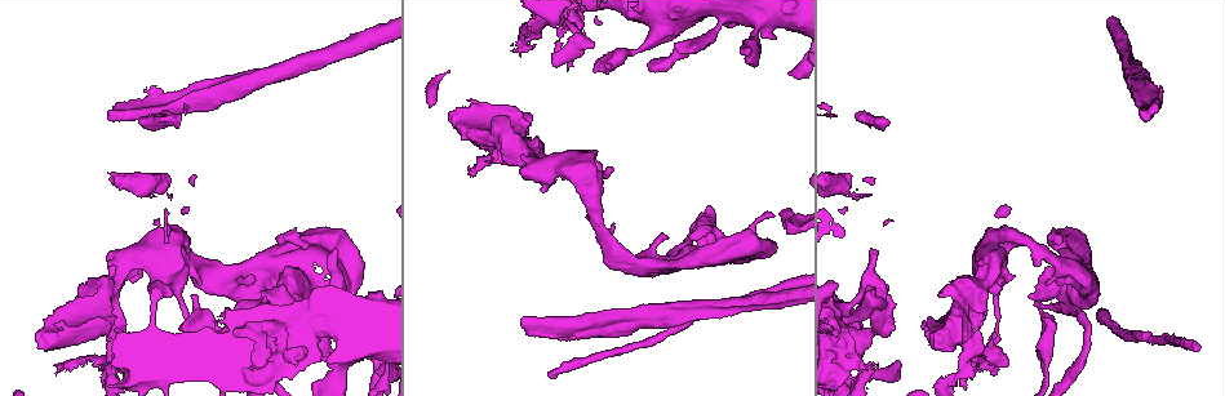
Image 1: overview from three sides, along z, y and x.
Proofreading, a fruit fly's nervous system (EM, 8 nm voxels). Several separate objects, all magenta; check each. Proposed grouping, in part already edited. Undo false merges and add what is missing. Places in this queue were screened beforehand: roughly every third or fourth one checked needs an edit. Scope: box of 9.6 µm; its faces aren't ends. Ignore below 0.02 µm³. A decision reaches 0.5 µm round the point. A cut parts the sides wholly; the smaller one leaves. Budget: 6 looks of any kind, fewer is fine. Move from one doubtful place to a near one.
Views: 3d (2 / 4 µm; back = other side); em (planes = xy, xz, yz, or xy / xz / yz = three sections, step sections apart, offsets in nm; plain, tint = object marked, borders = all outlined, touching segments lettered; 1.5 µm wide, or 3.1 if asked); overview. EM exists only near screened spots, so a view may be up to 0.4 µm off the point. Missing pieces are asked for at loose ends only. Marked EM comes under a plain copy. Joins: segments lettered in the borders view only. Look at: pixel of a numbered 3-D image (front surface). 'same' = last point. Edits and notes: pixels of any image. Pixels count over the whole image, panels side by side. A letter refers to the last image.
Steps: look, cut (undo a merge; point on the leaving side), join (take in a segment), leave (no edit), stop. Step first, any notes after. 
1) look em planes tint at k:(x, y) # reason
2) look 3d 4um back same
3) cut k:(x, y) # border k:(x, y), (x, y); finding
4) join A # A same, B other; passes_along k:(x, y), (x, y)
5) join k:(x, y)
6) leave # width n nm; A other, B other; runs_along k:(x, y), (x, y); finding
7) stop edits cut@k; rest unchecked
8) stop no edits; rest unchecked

look em planes tint at 1:(1196, 345) # an open end

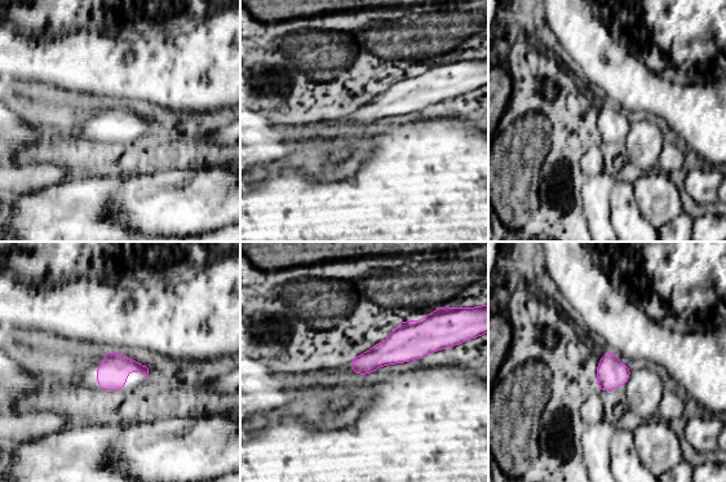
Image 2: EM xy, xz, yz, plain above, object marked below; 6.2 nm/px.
look em planes borders same

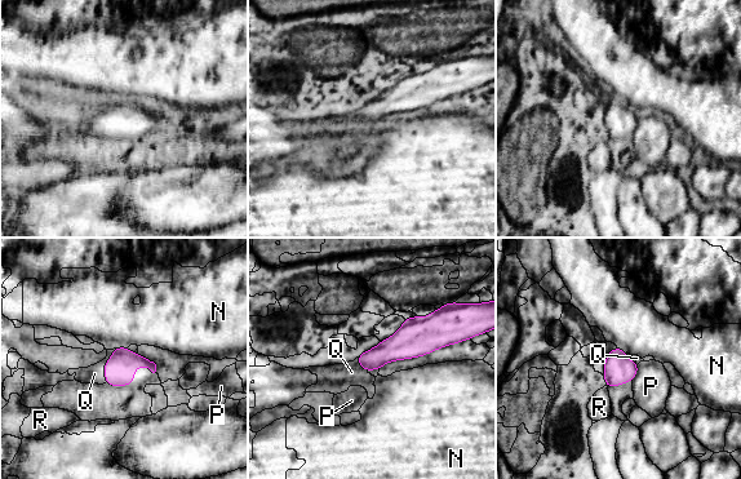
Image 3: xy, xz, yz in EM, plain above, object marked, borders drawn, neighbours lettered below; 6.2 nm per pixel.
join Q # N other, P other, Q same, R other; passes_along 3:(119, 369), (103, 366), (94, 373); it goes on there

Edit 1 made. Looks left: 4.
look em planes borders at 1:(629, 256) # an open end

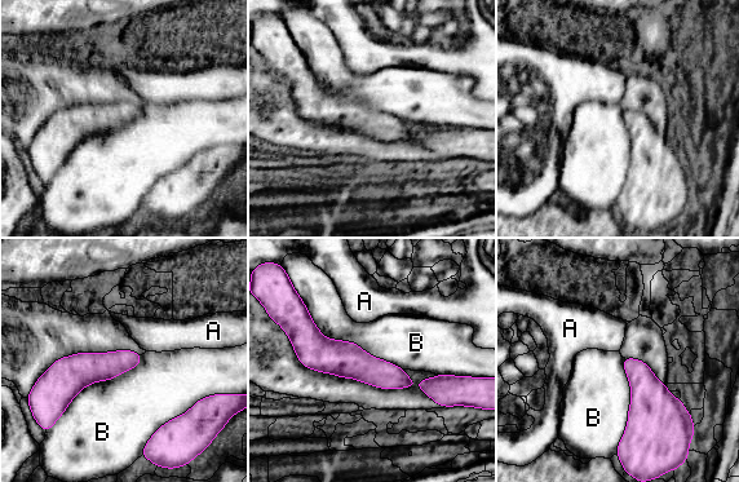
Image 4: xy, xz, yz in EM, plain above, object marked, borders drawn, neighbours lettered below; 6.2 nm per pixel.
leave # A other, B other; runs_along 4:(297, 343), (407, 383), (447, 381); no lettered segment goes on from it

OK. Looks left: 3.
look em xy step 4 tint at 1:(858, 353) # thick end

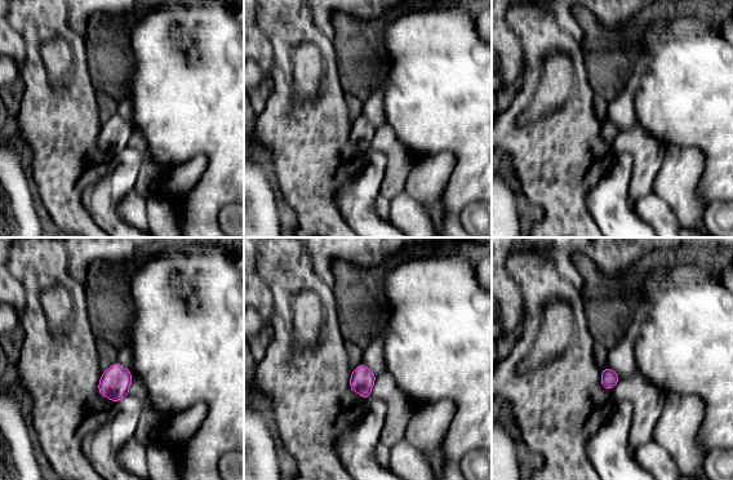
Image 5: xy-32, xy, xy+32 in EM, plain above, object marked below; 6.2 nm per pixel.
look em xy step 4 borders same # what lies round it

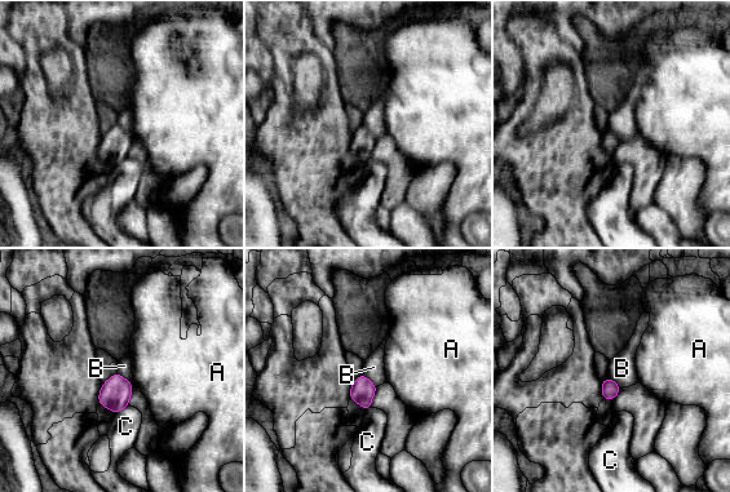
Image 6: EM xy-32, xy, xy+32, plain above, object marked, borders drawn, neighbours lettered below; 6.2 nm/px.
leave # A other, B other, C other; border 6:(362, 372), (376, 386); no lettered segment goes on from it

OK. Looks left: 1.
stop edits join@3; rest unchecked

